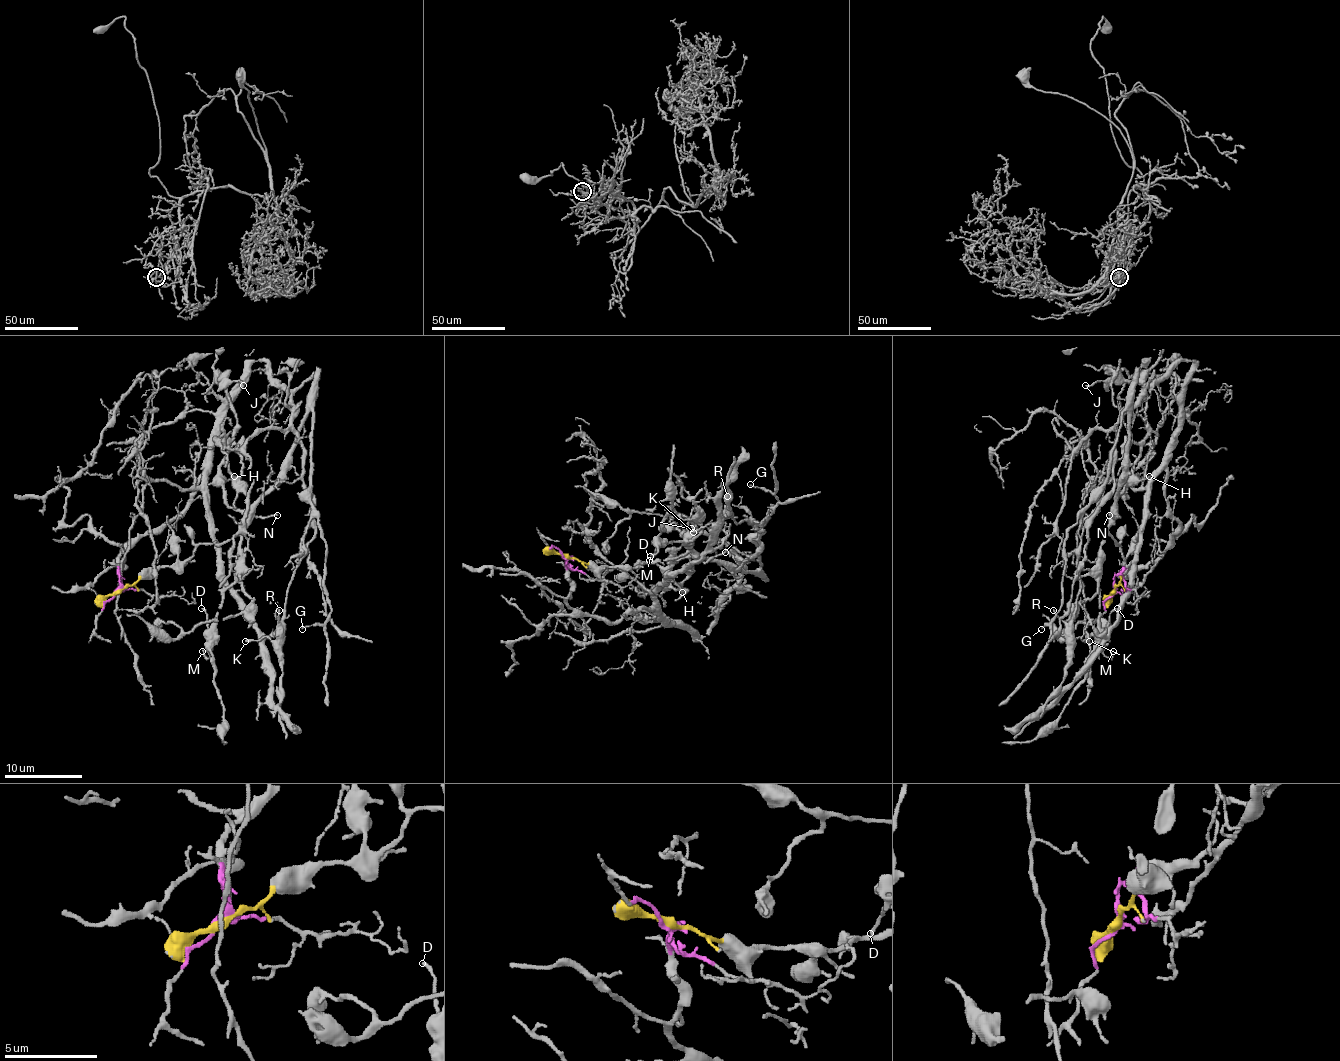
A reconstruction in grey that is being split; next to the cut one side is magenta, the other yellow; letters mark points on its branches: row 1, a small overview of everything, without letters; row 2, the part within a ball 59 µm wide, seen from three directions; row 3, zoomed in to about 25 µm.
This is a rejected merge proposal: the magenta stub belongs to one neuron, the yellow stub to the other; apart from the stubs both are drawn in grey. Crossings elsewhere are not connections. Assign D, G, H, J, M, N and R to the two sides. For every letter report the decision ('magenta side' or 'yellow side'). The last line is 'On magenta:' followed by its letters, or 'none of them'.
D: yellow side
G: yellow side
H: yellow side
J: yellow side
M: yellow side
N: yellow side
R: yellow side
On magenta: none of them

